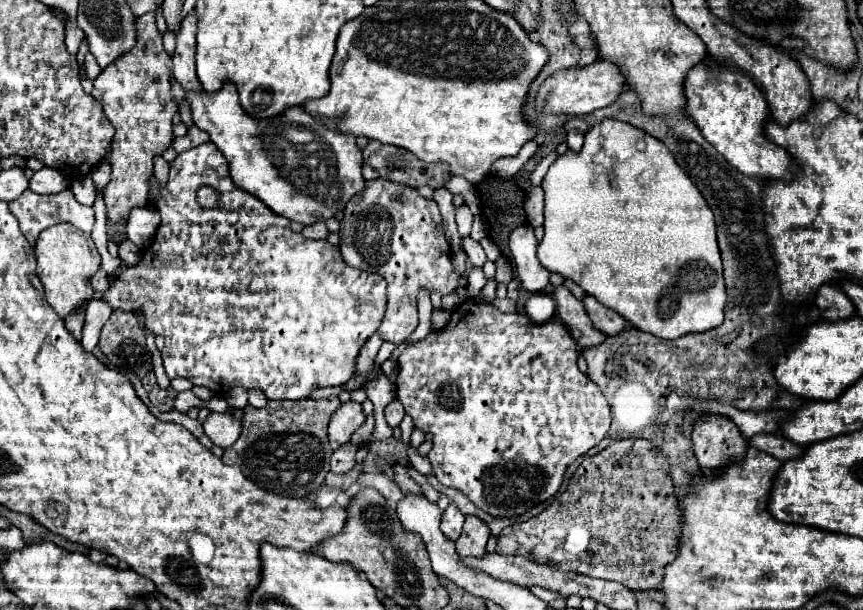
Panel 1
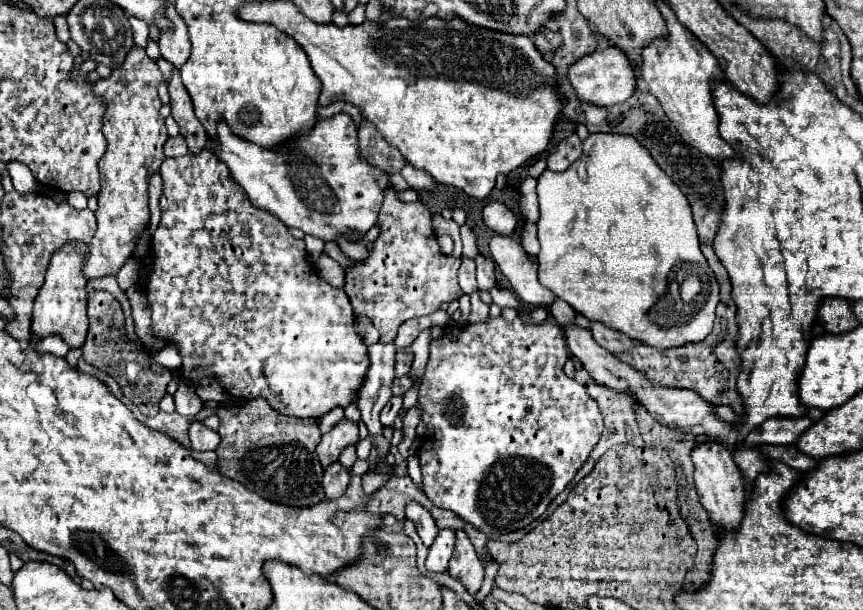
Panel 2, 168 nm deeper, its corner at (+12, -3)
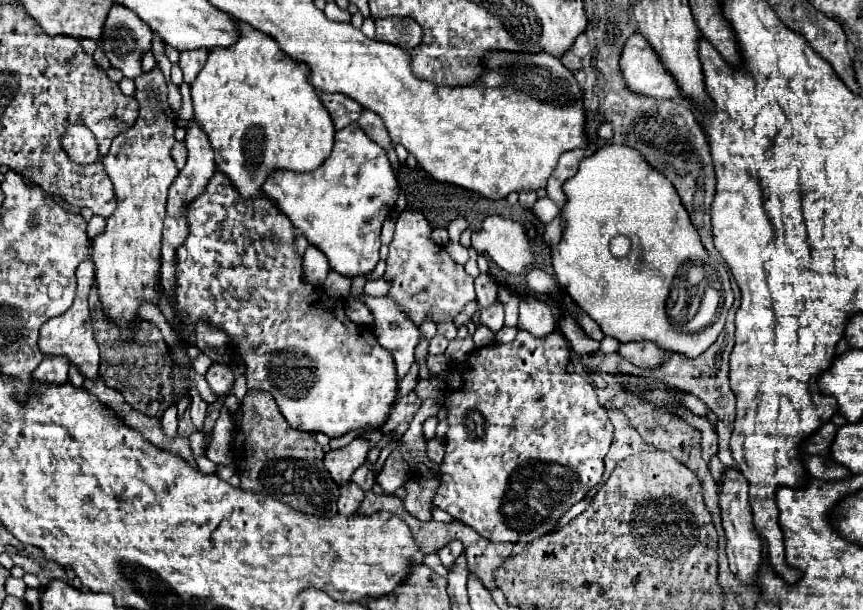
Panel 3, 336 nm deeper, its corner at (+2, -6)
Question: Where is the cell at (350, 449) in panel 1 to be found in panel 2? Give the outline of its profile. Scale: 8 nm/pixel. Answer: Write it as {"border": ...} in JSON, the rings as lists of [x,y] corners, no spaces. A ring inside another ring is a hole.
{"border":[[[333,463],[323,473],[323,489],[327,499],[339,499],[349,485],[349,471],[341,463]]]}

